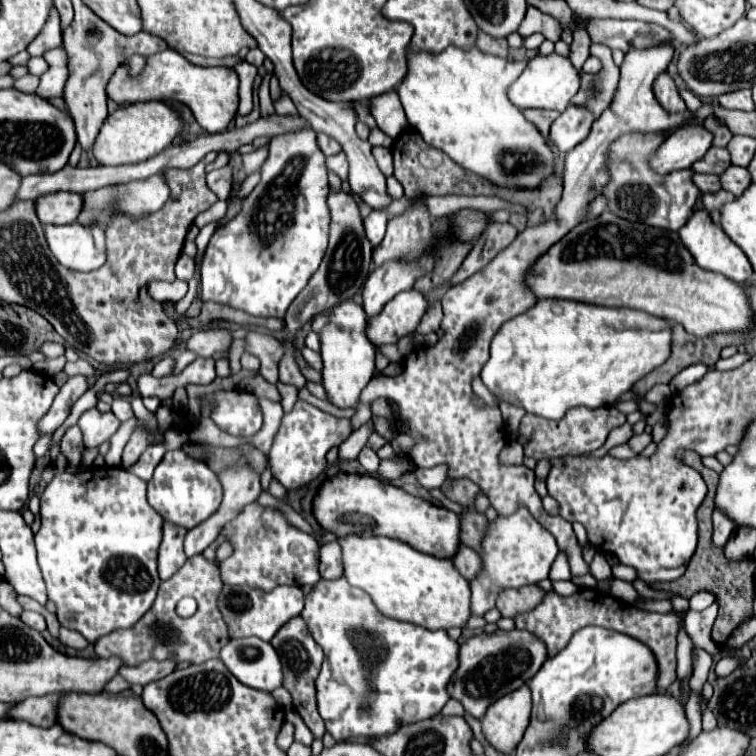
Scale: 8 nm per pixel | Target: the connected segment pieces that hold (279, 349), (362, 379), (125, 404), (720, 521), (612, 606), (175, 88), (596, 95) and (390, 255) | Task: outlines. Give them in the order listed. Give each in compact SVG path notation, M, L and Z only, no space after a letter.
M251 331L247 335L247 351L257 355L263 363L263 377L271 384L279 381L278 367L281 357L285 355L283 341L279 341L273 335Z
M345 301L331 313L331 323L319 333L321 335L321 357L323 357L323 387L327 401L339 409L355 409L361 399L361 391L371 381L375 371L375 347L365 337L367 315L361 305Z
M115 397L113 399L113 409L111 409L121 421L127 421L127 419L131 419L133 417L133 411L131 411L131 403L129 403L129 399L125 399L125 397Z
M721 511L713 513L713 545L723 547L733 529L735 529L735 525L731 519L727 519Z
M583 587L579 593L571 595L571 597L561 597L557 593L547 593L545 599L529 613L517 615L515 617L517 629L527 629L529 633L537 635L545 645L547 645L547 657L557 655L573 637L575 631L579 631L581 627L587 625L599 625L599 627L607 627L613 631L621 631L629 637L635 637L639 641L643 641L657 657L659 663L659 683L657 689L667 689L675 679L675 637L677 637L677 629L679 629L679 619L675 613L653 613L653 611L645 611L645 609L637 609L613 595L607 595L605 591L599 589L587 589Z
M165 49L147 59L147 65L141 75L129 77L125 67L119 67L107 83L107 95L119 105L135 103L135 101L177 101L187 105L197 123L207 133L225 131L229 121L237 113L239 105L239 75L229 67L199 67L189 63L183 55L173 49Z
M591 45L591 55L601 59L603 69L599 75L587 75L581 77L581 89L573 97L573 105L585 105L593 111L595 117L599 117L609 105L617 89L619 81L619 67L611 59L611 51L605 45Z
M423 197L415 199L411 207L389 219L387 235L373 251L373 263L383 265L389 259L415 259L431 237L433 217L423 205Z

